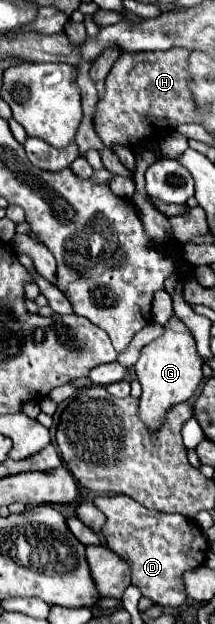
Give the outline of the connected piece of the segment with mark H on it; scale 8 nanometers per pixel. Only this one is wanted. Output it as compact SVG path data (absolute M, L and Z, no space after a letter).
M168 49L168 51L140 51L140 53L122 53L112 65L106 77L106 95L98 101L94 113L94 127L100 139L110 143L120 143L134 147L138 141L148 139L158 129L174 129L182 123L190 123L192 115L192 93L188 91L188 51L186 49Z

